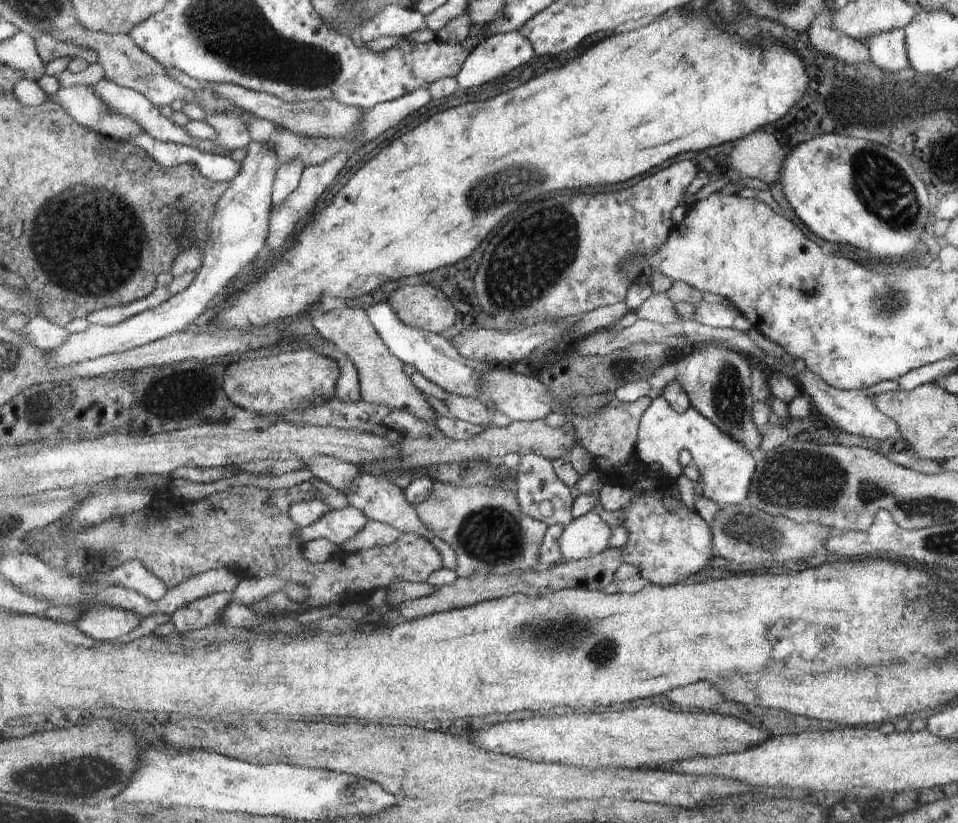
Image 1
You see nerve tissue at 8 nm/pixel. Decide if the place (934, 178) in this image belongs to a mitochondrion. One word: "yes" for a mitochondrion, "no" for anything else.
yes

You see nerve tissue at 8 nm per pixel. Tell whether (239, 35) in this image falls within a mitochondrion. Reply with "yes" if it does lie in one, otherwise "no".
yes

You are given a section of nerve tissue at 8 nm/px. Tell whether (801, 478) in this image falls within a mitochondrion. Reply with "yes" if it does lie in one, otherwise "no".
yes

